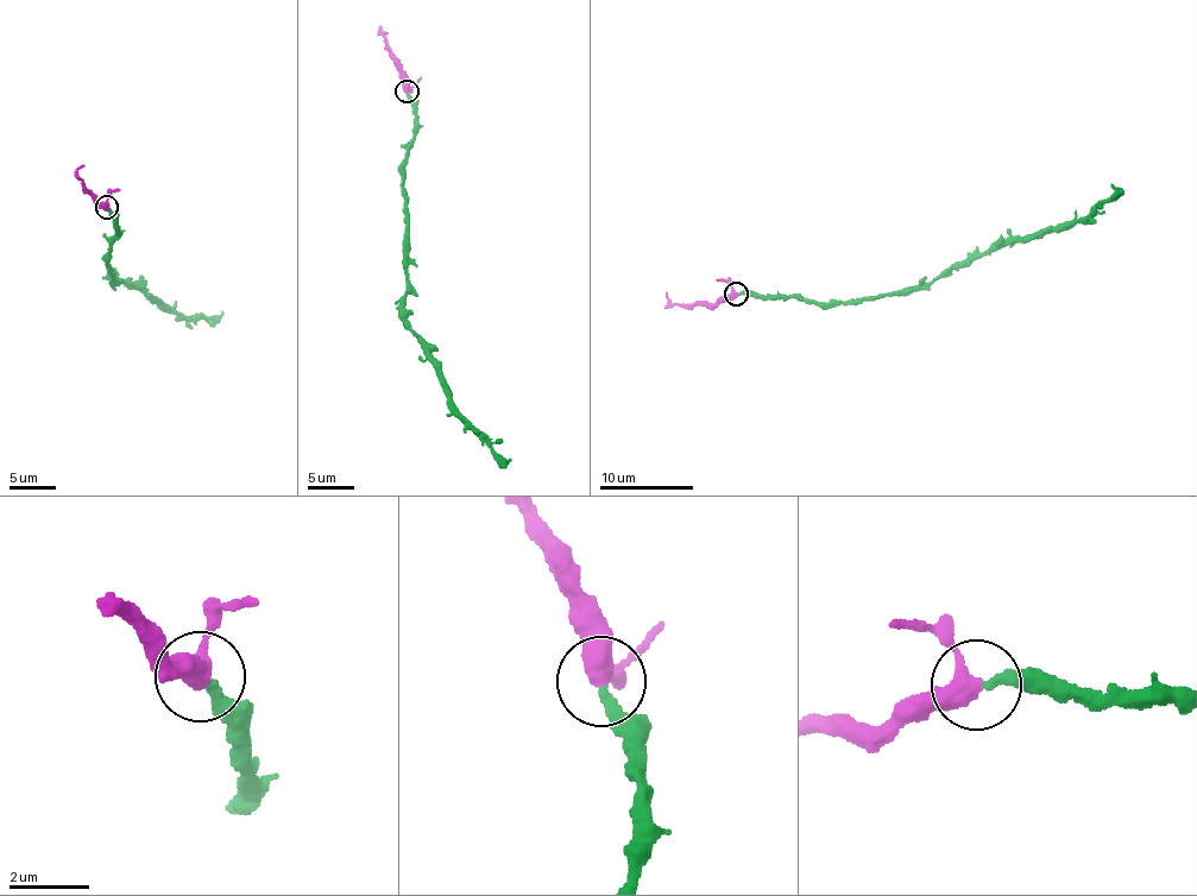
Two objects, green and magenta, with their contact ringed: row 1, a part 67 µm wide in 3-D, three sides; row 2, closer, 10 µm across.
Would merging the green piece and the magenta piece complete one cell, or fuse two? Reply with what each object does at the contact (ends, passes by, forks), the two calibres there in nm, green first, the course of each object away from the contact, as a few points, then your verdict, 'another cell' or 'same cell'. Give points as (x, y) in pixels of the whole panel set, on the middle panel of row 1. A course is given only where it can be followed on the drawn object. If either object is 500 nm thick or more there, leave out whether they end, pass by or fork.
green ends | magenta passes by | 280/400 nm | green via (405, 92), (415, 114), (413, 145), (405, 161), (405, 323), (435, 368), (447, 404), (504, 462), (509, 459) | magenta via (405, 92), (398, 60), (380, 33), (388, 32) | same cell

